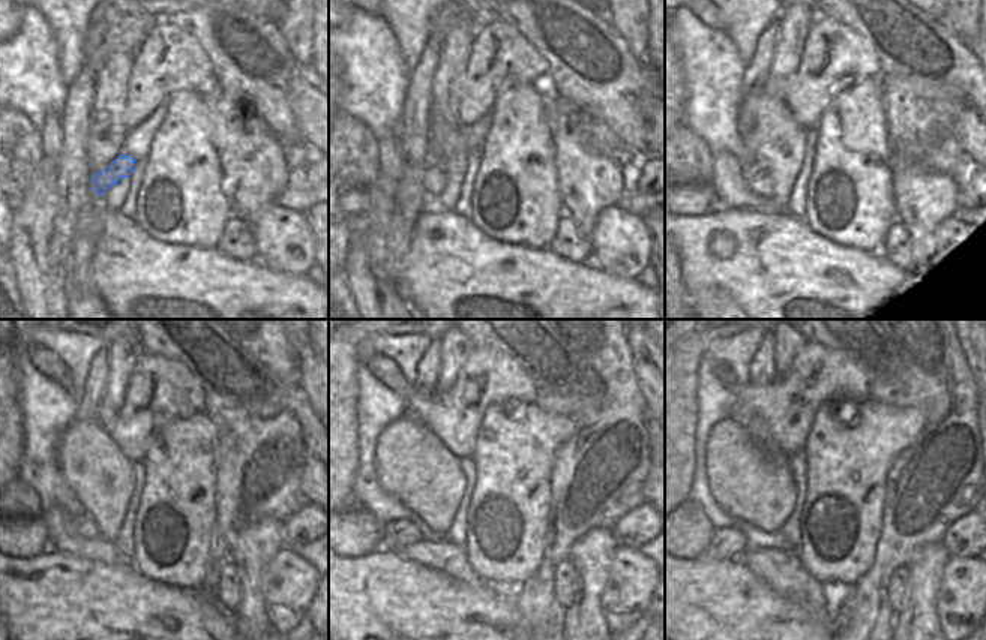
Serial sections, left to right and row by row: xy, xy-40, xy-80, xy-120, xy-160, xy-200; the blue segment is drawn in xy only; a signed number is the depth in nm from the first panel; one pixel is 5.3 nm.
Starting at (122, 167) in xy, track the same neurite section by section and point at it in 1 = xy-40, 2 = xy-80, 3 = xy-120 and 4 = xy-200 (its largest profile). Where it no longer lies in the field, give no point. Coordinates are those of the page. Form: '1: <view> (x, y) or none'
1: xy-40 (434, 179)
2: xy-80 (760, 185)
3: xy-120 (83, 525)
4: xy-200 (727, 543)

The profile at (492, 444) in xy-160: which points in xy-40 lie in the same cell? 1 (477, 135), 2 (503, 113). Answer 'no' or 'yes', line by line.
1: no
2: yes

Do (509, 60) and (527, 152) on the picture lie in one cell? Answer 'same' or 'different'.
different

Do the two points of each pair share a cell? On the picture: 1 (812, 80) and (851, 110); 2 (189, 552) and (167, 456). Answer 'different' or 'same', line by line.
1: different
2: same

